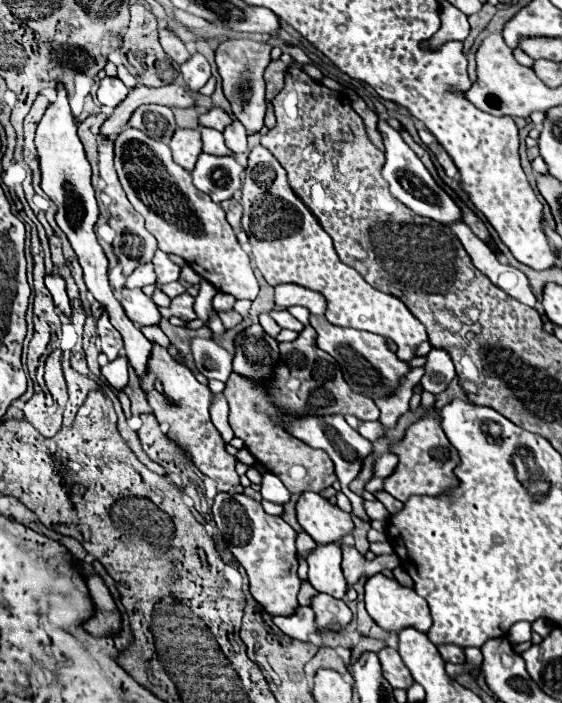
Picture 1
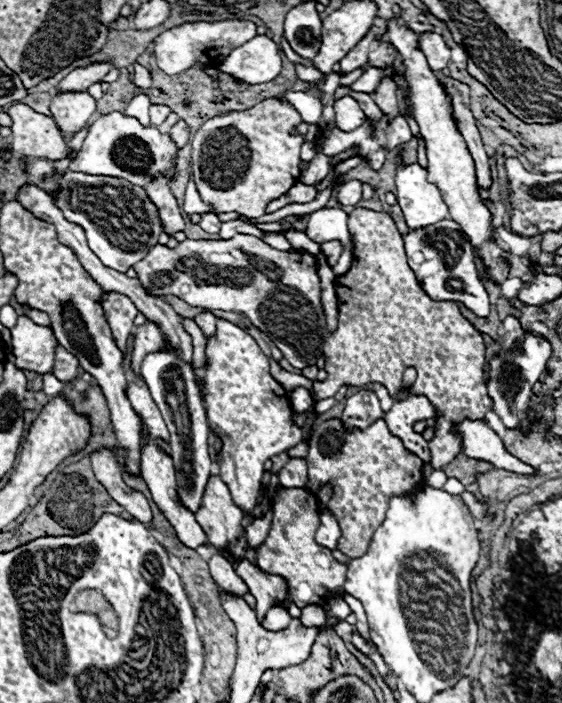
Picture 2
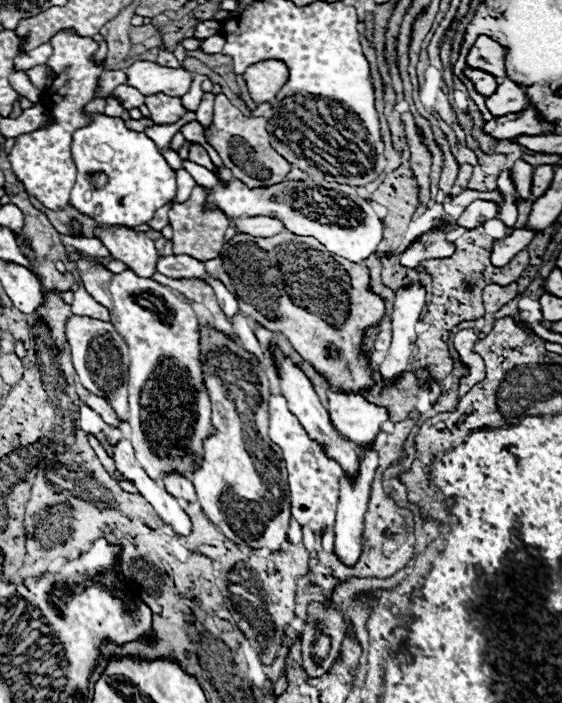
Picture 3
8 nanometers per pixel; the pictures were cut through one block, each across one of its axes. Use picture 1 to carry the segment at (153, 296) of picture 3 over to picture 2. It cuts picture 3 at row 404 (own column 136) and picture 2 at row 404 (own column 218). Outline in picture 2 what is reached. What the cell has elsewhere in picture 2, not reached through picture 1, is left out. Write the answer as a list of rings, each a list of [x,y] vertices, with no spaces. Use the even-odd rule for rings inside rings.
[[[218,320],[216,338],[208,338],[206,344],[206,358],[208,368],[204,374],[204,406],[210,426],[224,436],[224,448],[218,456],[220,476],[228,486],[232,500],[246,514],[242,520],[245,529],[254,522],[252,510],[258,504],[264,462],[298,446],[302,442],[302,428],[294,424],[286,390],[270,374],[270,358],[242,328],[226,320]]]

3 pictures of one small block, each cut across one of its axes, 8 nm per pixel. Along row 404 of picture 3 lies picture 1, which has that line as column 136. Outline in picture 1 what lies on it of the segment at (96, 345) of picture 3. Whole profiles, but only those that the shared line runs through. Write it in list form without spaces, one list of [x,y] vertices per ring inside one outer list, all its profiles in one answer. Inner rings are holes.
[[[144,106],[142,110],[136,110],[128,122],[128,126],[138,128],[142,132],[146,132],[150,138],[162,140],[162,142],[170,142],[174,130],[176,130],[176,120],[174,114],[168,106]]]

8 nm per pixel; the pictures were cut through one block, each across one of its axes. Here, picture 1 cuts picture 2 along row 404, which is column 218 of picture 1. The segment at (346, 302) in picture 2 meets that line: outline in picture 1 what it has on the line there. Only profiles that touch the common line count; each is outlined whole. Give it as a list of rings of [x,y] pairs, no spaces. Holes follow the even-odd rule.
[[[154,346],[152,356],[150,356],[150,372],[146,372],[146,380],[142,380],[142,382],[144,382],[142,390],[146,392],[154,414],[160,420],[166,420],[170,424],[170,430],[176,432],[178,442],[186,446],[196,468],[216,482],[218,492],[228,492],[234,486],[238,486],[240,478],[234,468],[236,458],[226,452],[226,448],[224,448],[226,444],[222,442],[222,438],[220,438],[218,430],[214,428],[210,414],[208,414],[208,408],[212,404],[212,392],[208,390],[208,386],[196,382],[194,374],[180,362],[172,362],[172,356],[168,354],[168,350],[164,350],[160,346]],[[154,380],[162,382],[164,392],[178,404],[178,408],[170,408],[170,404],[166,404],[166,400],[162,400],[162,396],[158,396],[158,392],[154,392]]]

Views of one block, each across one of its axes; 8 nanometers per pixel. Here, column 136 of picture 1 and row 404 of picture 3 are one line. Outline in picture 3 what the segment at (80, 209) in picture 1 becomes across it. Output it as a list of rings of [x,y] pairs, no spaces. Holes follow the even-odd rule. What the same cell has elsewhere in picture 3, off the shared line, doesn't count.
[[[328,390],[326,396],[332,424],[358,446],[372,446],[378,434],[384,432],[384,422],[390,420],[386,408],[370,404],[362,396],[336,394],[332,390]]]

